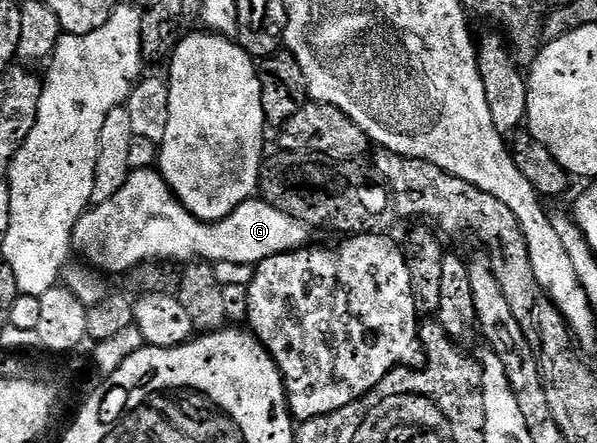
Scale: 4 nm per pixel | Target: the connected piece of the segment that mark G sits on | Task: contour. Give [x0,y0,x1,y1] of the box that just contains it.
[70,168,312,274]

